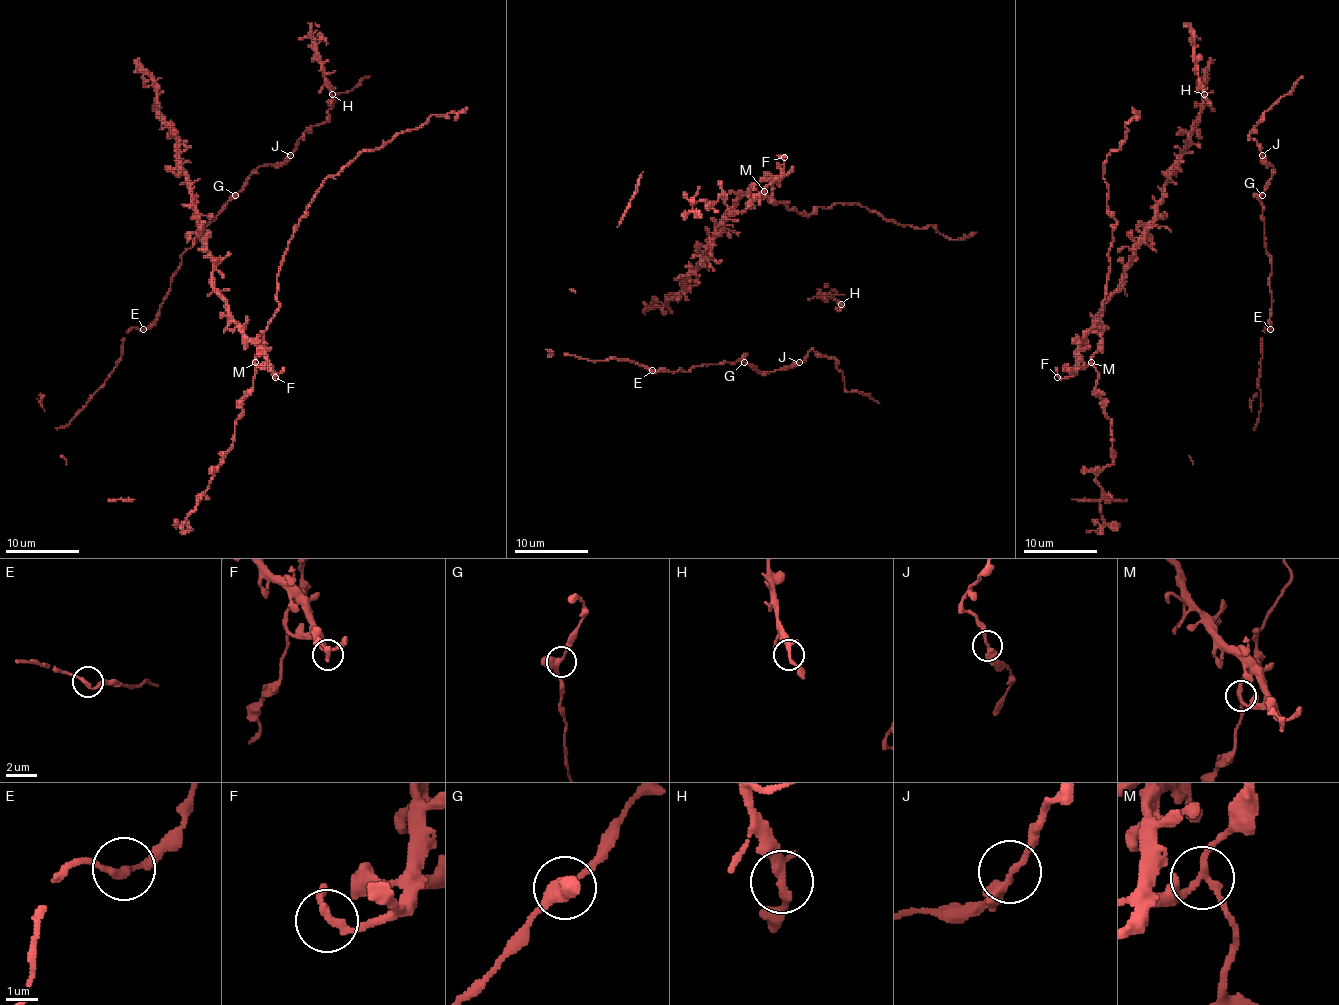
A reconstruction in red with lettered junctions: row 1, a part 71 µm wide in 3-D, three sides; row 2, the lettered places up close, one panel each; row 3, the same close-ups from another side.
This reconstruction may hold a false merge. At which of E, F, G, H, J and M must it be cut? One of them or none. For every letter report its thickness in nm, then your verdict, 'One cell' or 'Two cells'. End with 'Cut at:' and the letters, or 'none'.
E: Thickness 220 nm. One cell
F: Thickness 220 nm. One cell
G: Thickness 300 nm. One cell
H: Thickness 200 nm. One cell
J: Thickness 280 nm. One cell
M: Thickness 200 nm. Two cells
Cut at: M

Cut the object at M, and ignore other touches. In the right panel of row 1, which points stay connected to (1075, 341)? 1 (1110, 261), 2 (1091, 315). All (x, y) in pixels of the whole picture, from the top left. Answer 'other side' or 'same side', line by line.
1: other side
2: same side

